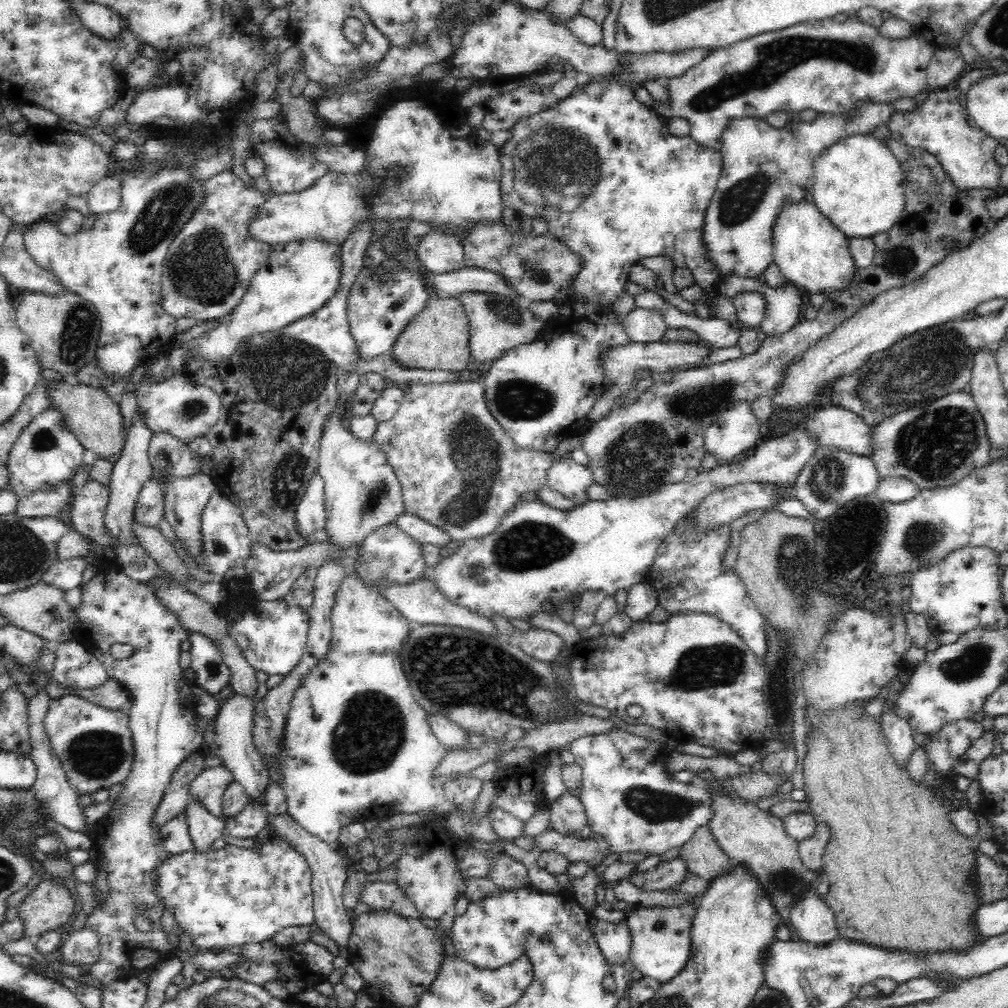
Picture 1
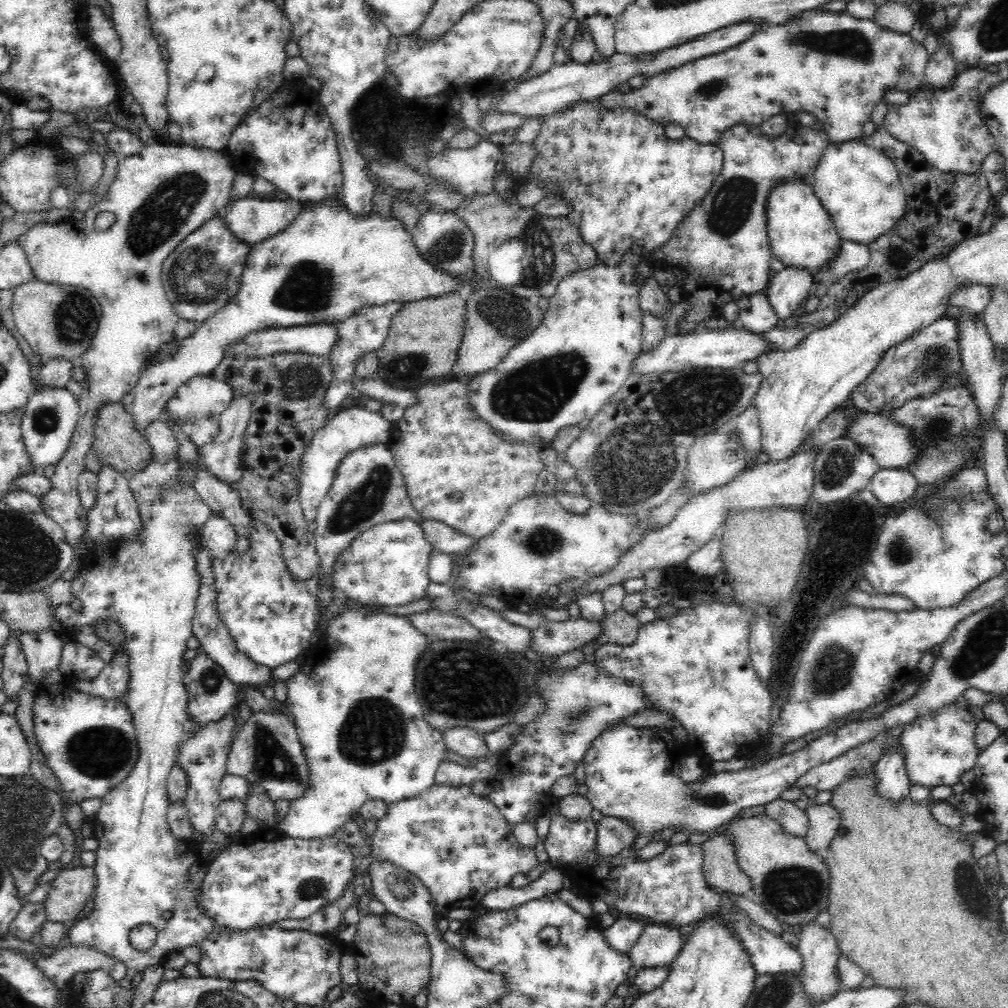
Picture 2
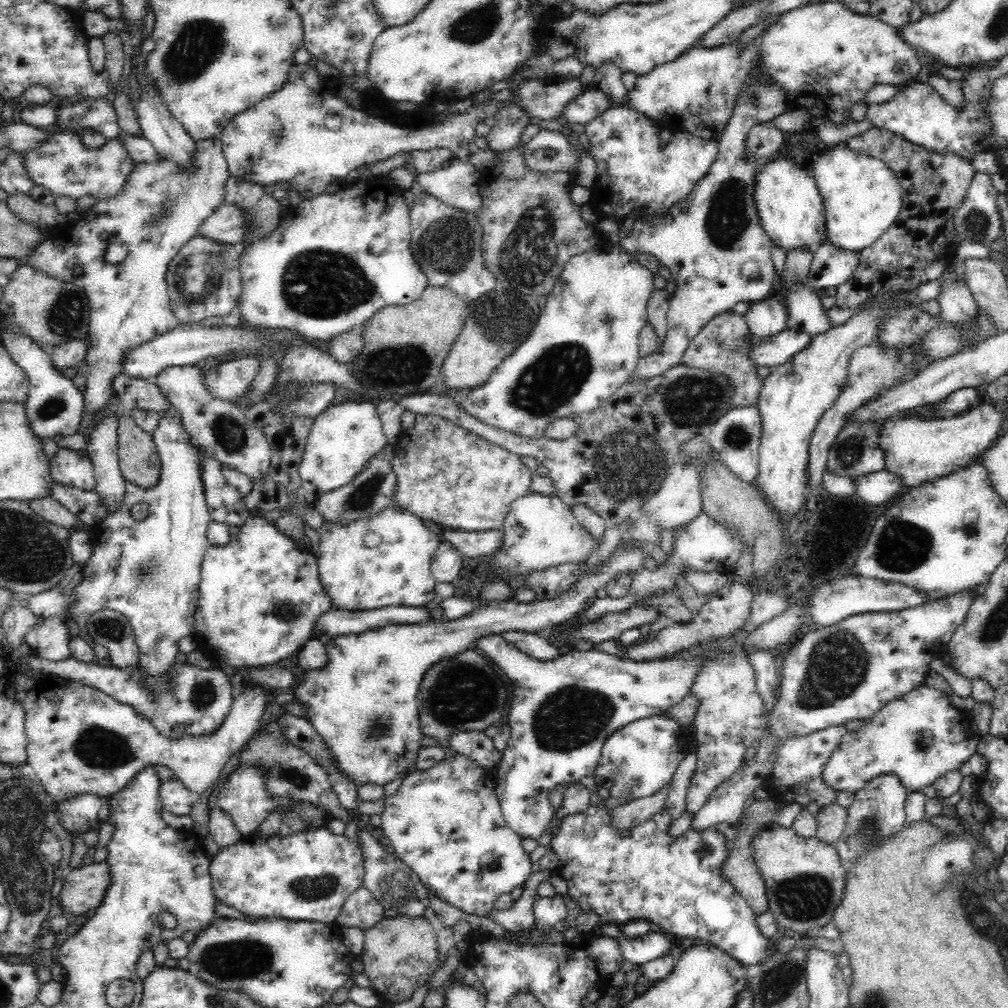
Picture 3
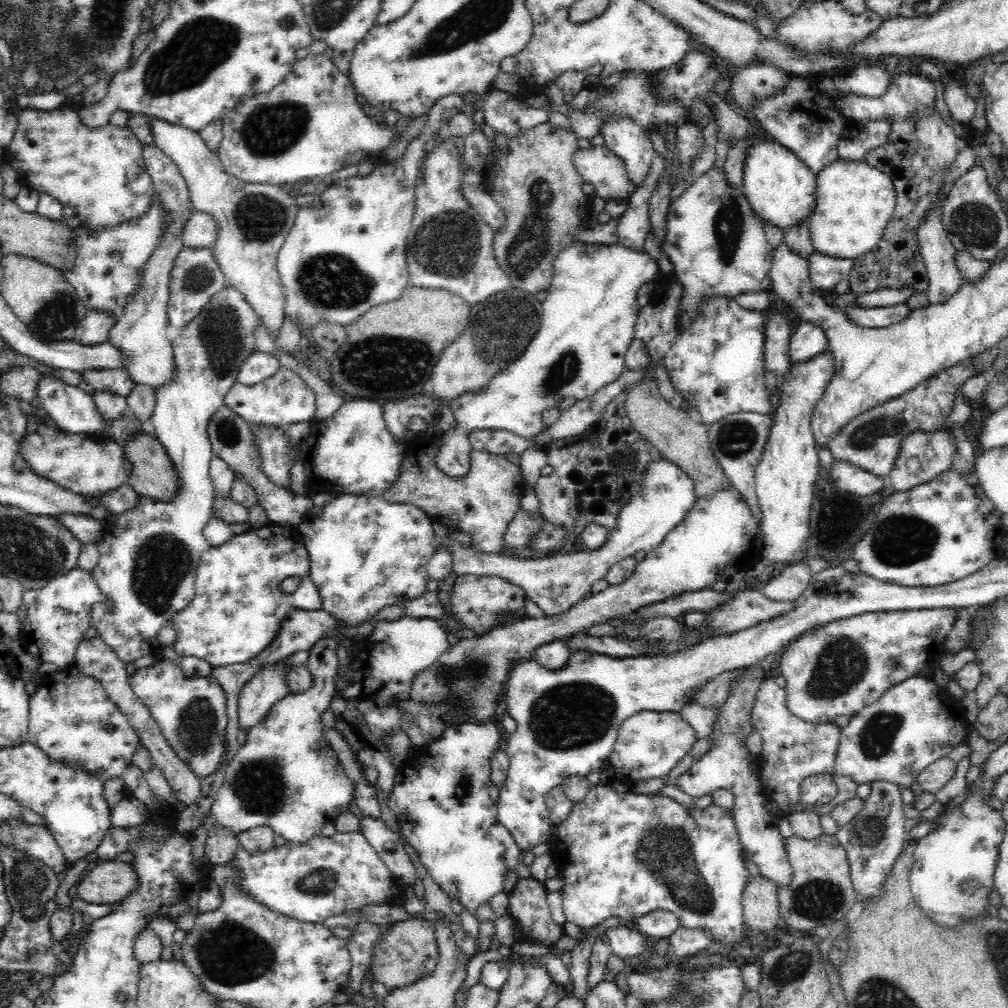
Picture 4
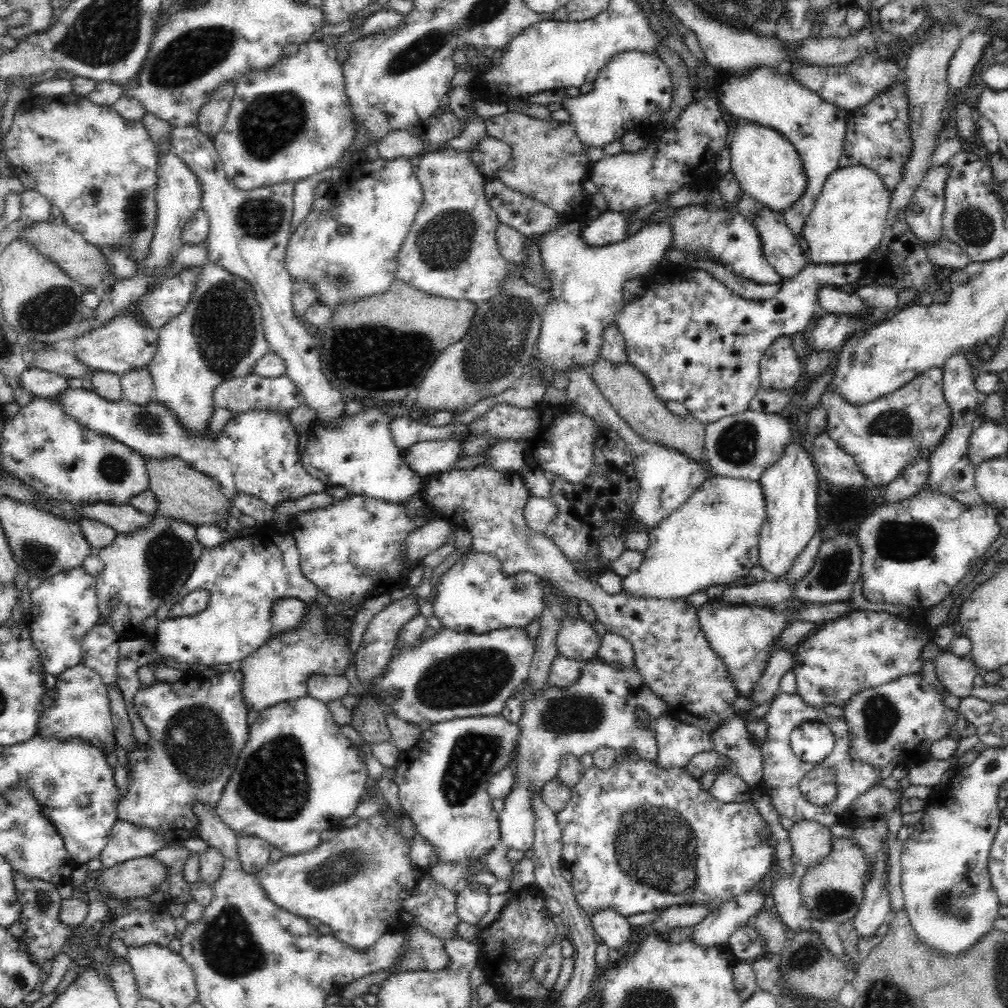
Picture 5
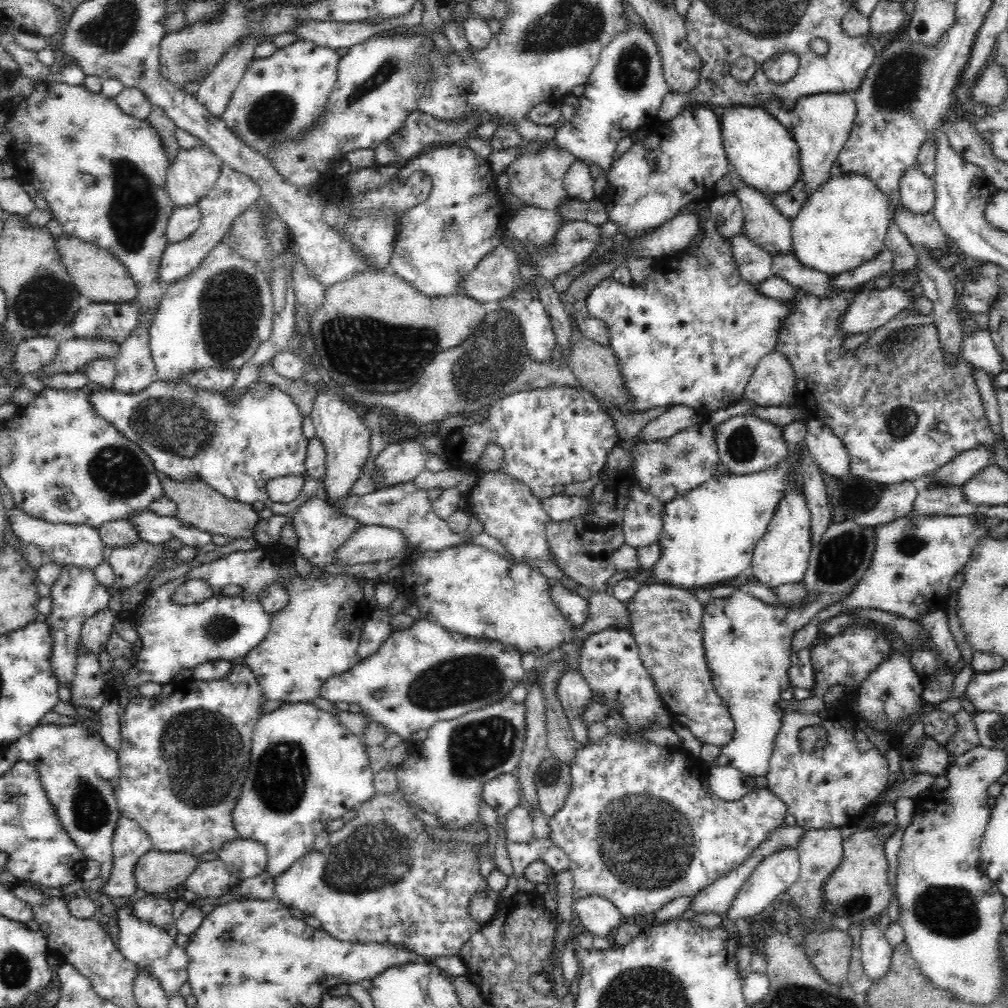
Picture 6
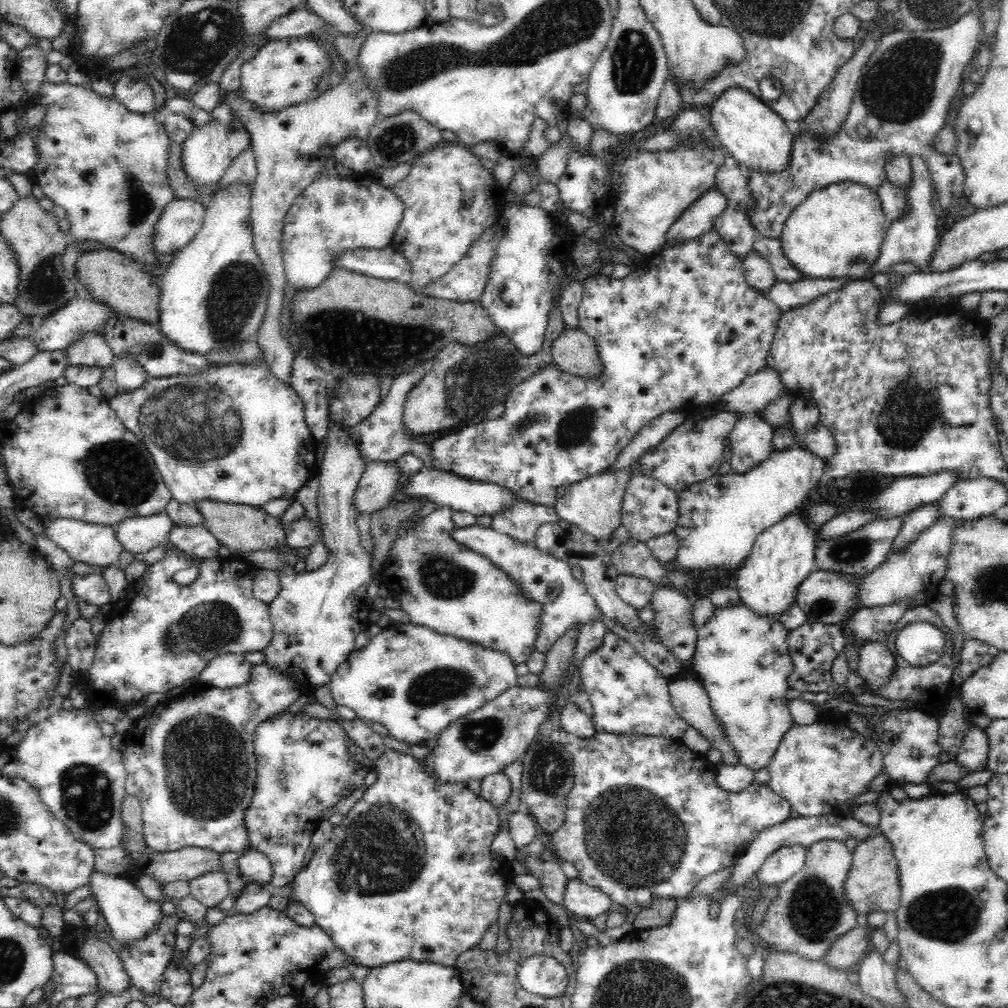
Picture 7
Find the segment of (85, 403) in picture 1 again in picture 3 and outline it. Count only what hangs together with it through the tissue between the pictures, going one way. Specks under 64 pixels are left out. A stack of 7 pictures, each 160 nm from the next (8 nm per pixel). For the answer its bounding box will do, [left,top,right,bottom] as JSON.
[116,415,160,488]

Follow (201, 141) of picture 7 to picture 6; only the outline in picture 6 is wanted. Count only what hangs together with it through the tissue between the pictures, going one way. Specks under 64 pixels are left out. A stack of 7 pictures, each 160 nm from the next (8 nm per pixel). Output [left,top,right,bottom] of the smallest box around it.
[166,145,222,208]

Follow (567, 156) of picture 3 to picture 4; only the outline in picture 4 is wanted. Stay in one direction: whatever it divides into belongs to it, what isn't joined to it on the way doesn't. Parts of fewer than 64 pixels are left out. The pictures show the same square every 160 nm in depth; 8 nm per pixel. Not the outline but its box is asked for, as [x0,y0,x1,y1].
[572,146,634,201]

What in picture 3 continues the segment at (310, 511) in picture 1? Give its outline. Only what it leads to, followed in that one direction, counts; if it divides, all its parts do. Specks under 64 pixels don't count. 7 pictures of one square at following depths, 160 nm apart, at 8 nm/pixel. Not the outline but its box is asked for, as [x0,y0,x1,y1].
[299,400,386,506]

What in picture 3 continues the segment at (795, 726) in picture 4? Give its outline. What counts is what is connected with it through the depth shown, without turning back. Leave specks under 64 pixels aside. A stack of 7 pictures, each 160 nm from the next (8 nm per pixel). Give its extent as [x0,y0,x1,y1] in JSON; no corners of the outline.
[748,649,846,807]

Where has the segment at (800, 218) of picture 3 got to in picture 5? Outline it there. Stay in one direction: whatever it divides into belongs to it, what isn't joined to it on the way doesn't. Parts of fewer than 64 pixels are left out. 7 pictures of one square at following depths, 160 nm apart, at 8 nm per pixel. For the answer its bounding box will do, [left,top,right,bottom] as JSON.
[729,121,807,213]

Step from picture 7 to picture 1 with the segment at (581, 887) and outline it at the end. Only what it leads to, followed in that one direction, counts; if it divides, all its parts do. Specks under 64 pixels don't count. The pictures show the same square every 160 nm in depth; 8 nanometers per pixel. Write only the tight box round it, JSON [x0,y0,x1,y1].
[624,871,708,986]

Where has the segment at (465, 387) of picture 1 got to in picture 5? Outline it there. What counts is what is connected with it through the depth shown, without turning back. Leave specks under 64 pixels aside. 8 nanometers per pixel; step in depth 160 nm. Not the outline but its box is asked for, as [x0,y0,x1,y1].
[419,464,738,732]

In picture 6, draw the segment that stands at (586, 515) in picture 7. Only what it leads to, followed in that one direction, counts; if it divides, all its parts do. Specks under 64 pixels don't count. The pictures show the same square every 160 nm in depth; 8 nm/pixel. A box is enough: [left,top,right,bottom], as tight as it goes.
[540,496,589,522]

